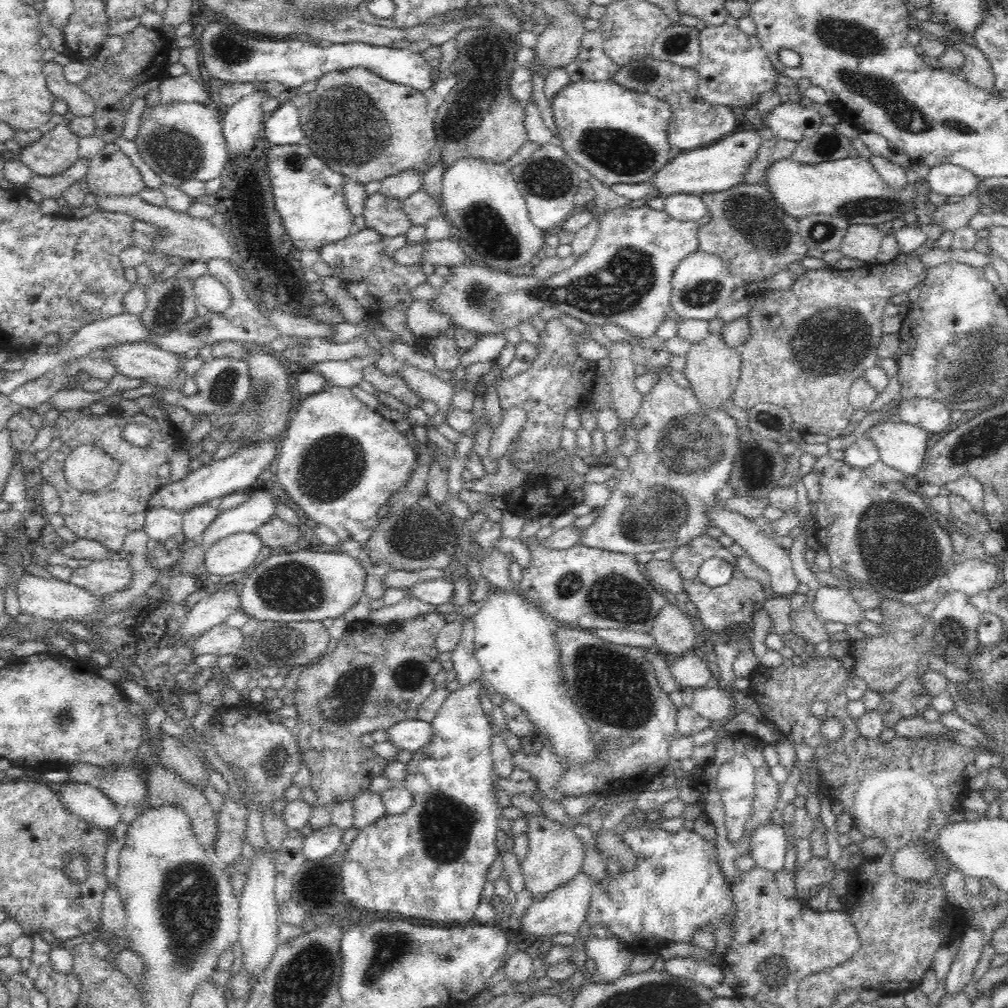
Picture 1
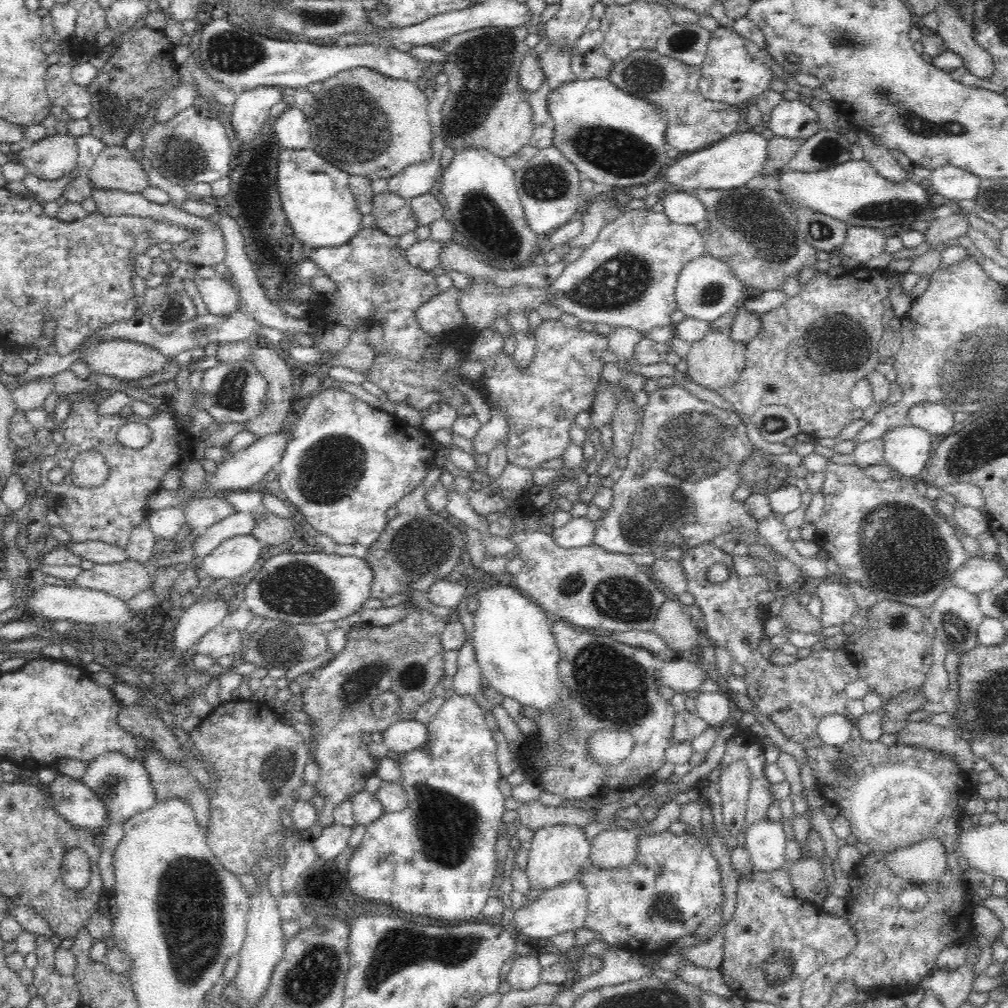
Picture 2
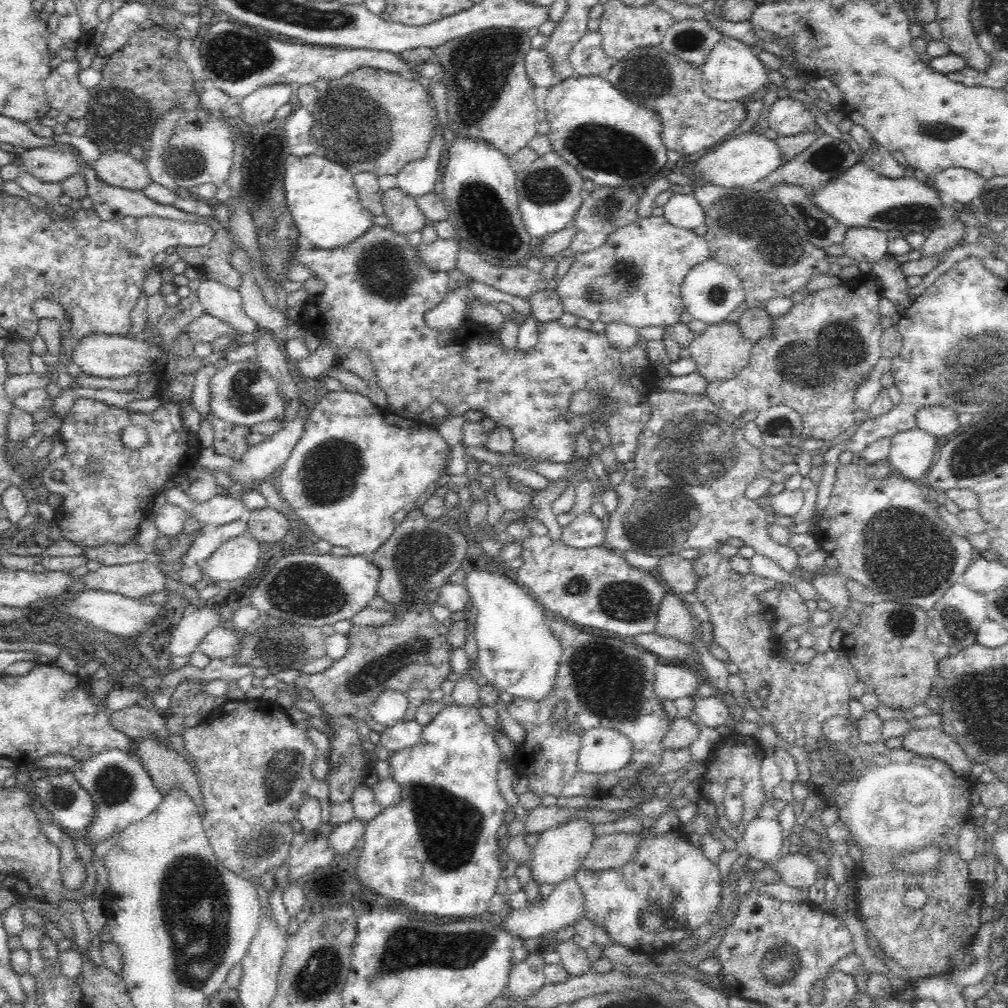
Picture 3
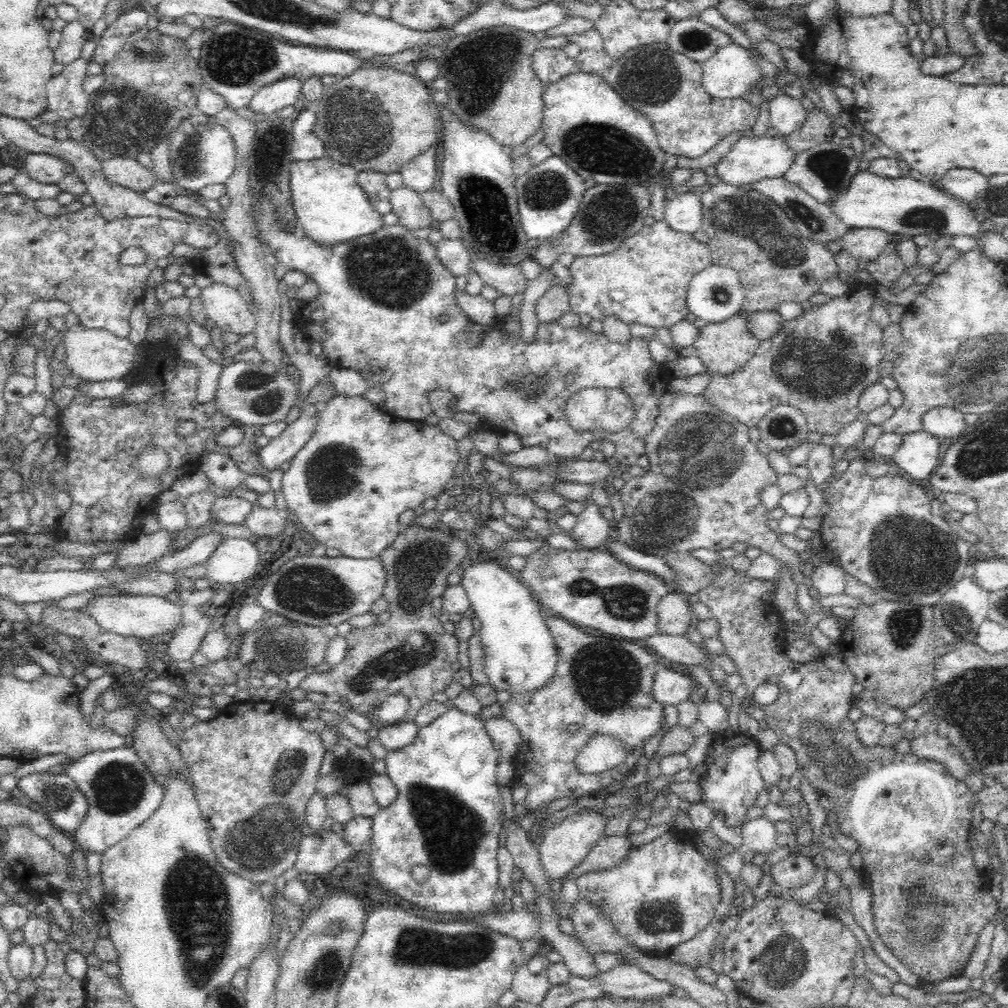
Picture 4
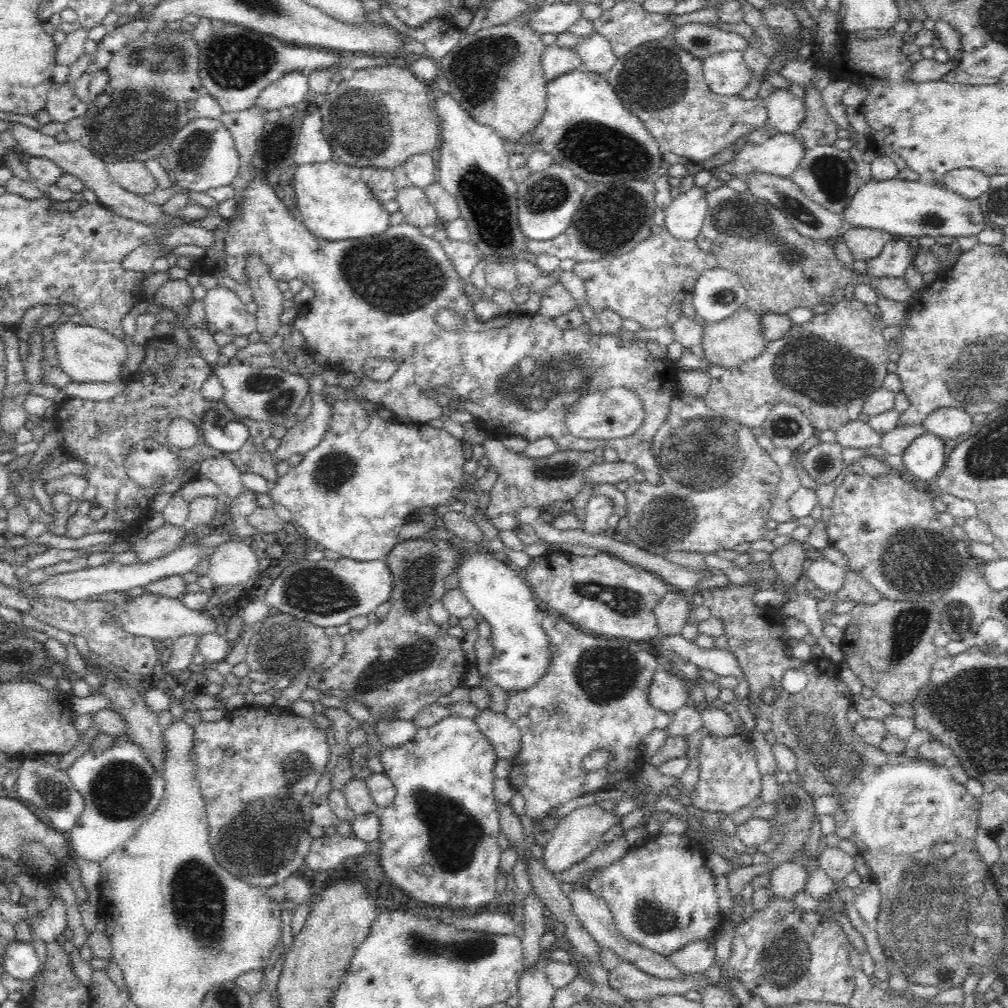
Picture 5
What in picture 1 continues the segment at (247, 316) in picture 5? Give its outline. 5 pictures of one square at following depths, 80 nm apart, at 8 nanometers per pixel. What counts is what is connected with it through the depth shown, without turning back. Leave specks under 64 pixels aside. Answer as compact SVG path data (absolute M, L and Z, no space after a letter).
M210 274L193 280L193 290L196 300L206 306L210 313L222 314L232 304L228 287Z

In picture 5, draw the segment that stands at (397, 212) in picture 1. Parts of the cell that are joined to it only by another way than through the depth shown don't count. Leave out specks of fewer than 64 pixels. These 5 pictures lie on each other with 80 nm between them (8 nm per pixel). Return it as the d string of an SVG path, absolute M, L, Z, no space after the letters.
M407 184L398 189L396 200L400 212L405 216L404 222L420 229L439 222L436 207L431 204L422 189Z

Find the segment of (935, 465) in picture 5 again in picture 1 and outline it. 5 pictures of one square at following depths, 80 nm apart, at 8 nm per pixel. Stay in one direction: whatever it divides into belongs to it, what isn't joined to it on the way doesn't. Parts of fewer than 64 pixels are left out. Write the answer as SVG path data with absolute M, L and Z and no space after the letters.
M882 423L872 425L864 435L875 442L879 448L879 460L886 466L898 470L909 478L909 482L916 480L924 469L924 454L926 454L926 442L928 435L925 430L908 423Z

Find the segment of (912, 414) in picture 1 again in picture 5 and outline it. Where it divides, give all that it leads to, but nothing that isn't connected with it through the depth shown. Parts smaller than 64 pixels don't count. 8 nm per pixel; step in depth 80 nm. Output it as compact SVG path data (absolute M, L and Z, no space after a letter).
M942 407L930 413L923 425L928 433L935 434L944 441L958 440L967 438L975 432L972 417L973 415L965 410Z

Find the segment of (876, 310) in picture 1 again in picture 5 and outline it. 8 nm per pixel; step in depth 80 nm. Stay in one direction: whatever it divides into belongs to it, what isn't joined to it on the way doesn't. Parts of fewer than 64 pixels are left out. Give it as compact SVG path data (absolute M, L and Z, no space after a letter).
M843 298L830 306L826 314L814 315L810 322L794 325L786 336L769 342L762 354L744 364L727 368L712 364L703 355L700 361L712 376L712 388L705 396L705 403L710 410L749 429L763 427L763 422L774 407L790 403L793 407L798 407L817 430L838 430L848 421L858 419L866 399L876 390L885 388L883 383L890 360L883 339L884 329L876 316L868 312L864 303L855 298L851 301Z

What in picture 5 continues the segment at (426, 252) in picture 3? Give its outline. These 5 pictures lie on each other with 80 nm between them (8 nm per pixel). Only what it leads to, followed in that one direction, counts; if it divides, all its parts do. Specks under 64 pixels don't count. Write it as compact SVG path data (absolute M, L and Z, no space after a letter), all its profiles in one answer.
M441 225L434 234L434 239L440 242L444 253L446 253L452 261L458 275L468 282L474 266L476 266L481 259L476 245L474 245L472 241L451 240L443 225Z

